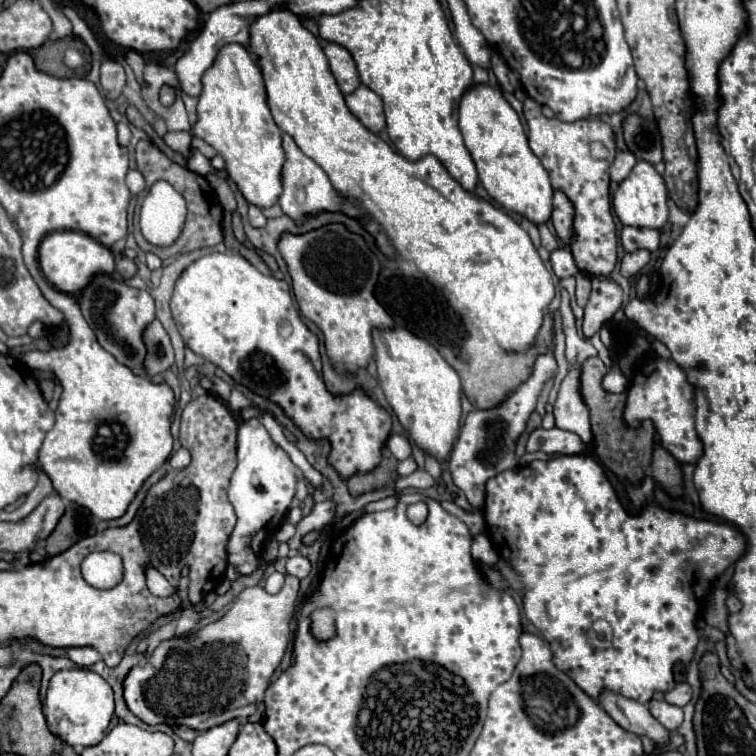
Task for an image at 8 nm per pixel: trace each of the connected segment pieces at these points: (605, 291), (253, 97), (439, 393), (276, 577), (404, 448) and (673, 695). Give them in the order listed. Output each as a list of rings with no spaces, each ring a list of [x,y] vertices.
[[[594,277],[590,301],[584,307],[584,323],[582,323],[584,337],[590,339],[592,335],[600,333],[604,323],[614,317],[620,305],[622,305],[622,289],[608,277]]]
[[[224,45],[212,67],[204,73],[202,93],[198,97],[198,121],[192,127],[192,133],[224,157],[230,179],[238,185],[248,203],[270,207],[278,201],[278,195],[282,193],[280,171],[284,165],[282,131],[266,105],[260,69],[244,45]]]
[[[404,327],[374,329],[372,341],[380,387],[392,411],[408,431],[408,437],[438,461],[446,459],[460,429],[462,385],[458,373],[444,361],[434,345]]]
[[[274,571],[274,573],[266,579],[266,591],[268,591],[268,593],[278,593],[278,591],[282,589],[282,585],[284,585],[284,575],[278,573],[278,571]]]
[[[396,433],[390,435],[386,447],[390,449],[390,453],[392,453],[398,461],[402,461],[402,459],[406,459],[406,457],[412,455],[412,443],[410,443],[410,439],[408,439],[406,435],[396,435]]]
[[[678,683],[672,691],[664,693],[664,699],[666,699],[666,703],[670,703],[670,705],[684,707],[684,705],[688,705],[690,699],[692,699],[692,689],[690,689],[688,683]]]

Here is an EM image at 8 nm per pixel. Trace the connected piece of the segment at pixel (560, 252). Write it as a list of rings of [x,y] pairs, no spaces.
[[[558,247],[550,253],[550,263],[552,263],[552,269],[554,273],[560,277],[560,279],[566,279],[566,277],[572,277],[578,273],[578,267],[576,267],[576,261],[572,257],[572,253],[566,249],[566,247]]]

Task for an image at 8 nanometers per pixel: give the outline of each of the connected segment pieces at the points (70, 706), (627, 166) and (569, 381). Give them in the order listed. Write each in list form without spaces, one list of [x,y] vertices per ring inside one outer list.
[[[74,667],[58,671],[48,685],[44,715],[50,731],[64,739],[68,745],[92,747],[98,745],[104,737],[106,727],[110,725],[114,713],[114,691],[112,687],[94,671]]]
[[[618,151],[614,161],[612,161],[612,167],[610,167],[612,181],[620,183],[622,179],[626,179],[634,165],[636,165],[636,157],[632,155],[632,151]]]
[[[570,369],[564,377],[558,391],[558,399],[554,403],[554,417],[556,427],[578,433],[584,443],[592,441],[588,407],[584,403],[584,397],[580,395],[580,369]]]

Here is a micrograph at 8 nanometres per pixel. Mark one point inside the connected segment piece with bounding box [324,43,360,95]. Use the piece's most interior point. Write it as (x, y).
(341, 62)

